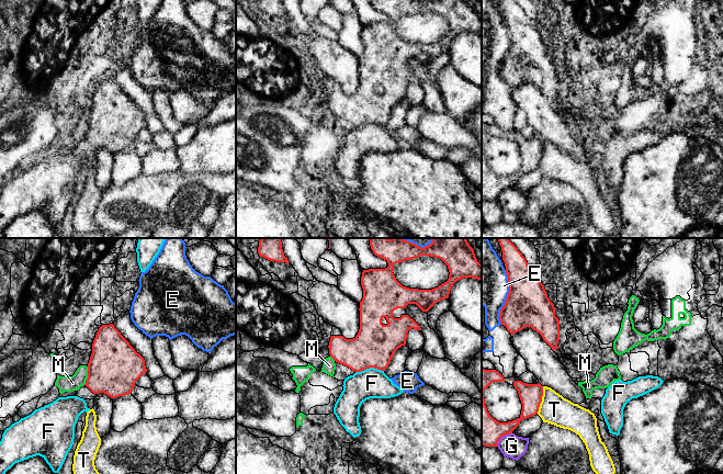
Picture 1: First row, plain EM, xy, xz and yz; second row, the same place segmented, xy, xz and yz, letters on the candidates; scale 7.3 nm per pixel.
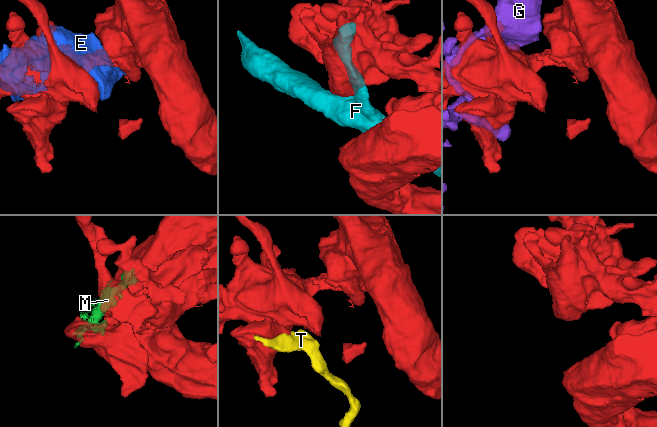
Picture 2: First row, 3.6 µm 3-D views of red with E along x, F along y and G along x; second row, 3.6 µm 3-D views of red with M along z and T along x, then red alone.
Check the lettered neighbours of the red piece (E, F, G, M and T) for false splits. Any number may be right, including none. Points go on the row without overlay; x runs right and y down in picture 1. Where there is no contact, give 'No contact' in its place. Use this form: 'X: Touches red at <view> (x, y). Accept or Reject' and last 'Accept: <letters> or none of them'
E: Touches red at yz (507, 52). Reject
F: Touches red at xz (369, 122). Reject
G: Touches red at yz (501, 190). Reject
M: Touches red at xy (88, 130). Reject
T: Touches red at yz (541, 154). Reject
Accept: none of them

